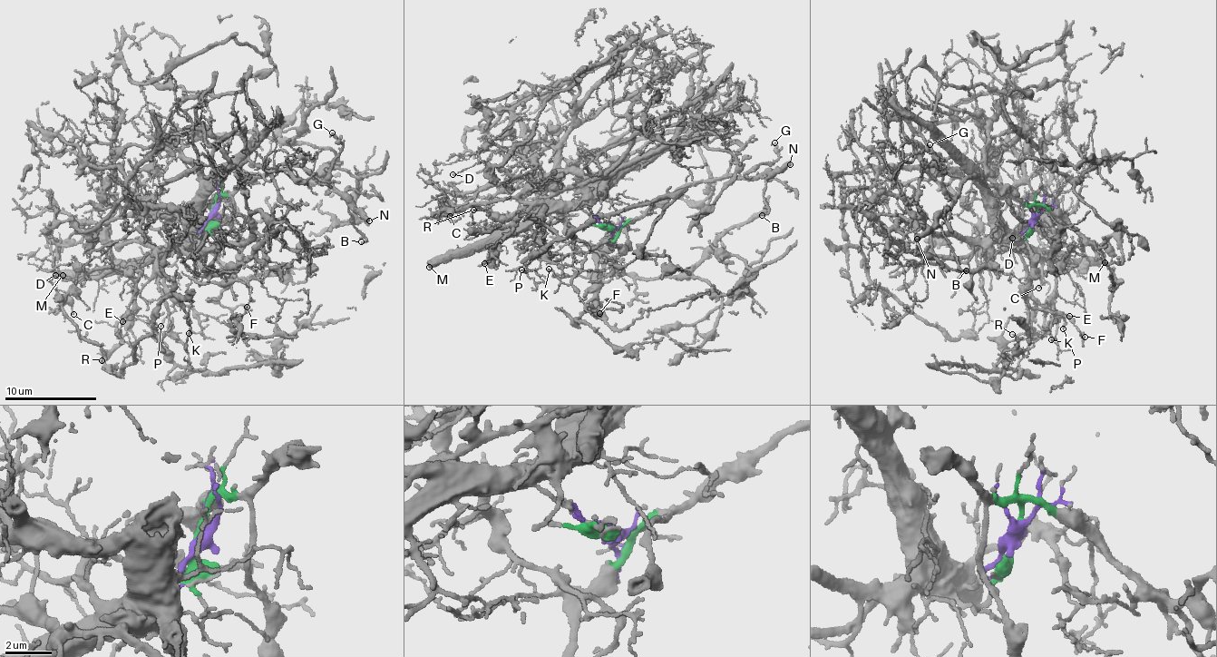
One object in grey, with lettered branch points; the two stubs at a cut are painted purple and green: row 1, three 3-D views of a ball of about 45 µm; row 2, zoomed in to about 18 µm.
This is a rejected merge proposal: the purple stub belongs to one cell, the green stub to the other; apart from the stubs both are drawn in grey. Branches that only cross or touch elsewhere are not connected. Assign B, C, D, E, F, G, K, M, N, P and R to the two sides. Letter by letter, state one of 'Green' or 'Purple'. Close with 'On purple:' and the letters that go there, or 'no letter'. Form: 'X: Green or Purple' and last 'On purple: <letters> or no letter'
B: Green
C: Purple
D: Purple
E: Purple
F: Green
G: Green
K: Purple
M: Purple
N: Green
P: Purple
R: Purple
On purple: C, D, E, K, M, P, R

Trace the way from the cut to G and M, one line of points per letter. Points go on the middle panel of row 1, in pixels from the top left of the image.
G: (609, 228), (637, 220), (654, 204), (663, 204), (682, 189), (744, 174), (777, 157), (780, 151), (774, 142)
M: (609, 228), (584, 211), (566, 209), (548, 210), (510, 232), (496, 231), (477, 247), (444, 253), (429, 268)

